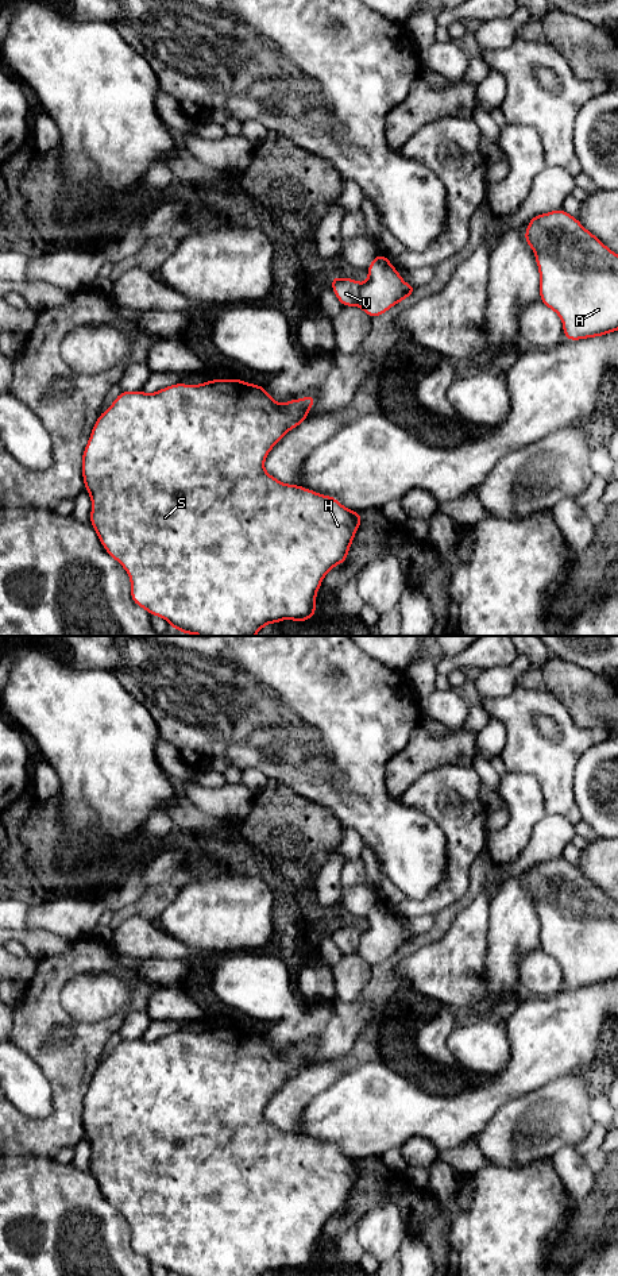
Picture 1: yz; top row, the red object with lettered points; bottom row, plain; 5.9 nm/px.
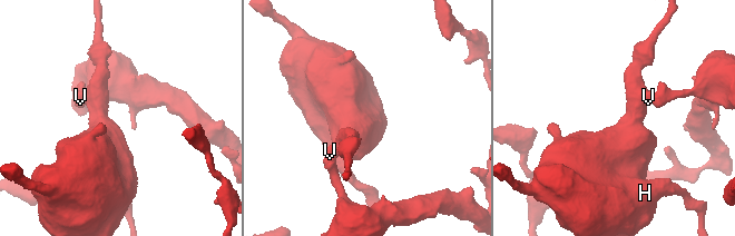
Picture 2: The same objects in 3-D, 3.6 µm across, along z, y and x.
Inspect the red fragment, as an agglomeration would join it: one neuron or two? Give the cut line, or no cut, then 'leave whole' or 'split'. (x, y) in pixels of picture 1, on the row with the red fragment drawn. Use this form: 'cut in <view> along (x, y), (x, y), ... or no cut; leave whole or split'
cut in yz along (362, 284), (356, 304); split

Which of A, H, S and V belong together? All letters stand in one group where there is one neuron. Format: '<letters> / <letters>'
A / H S V

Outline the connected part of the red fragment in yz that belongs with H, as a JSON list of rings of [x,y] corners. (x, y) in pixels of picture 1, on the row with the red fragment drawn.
[[[213,378],[200,385],[178,382],[152,394],[143,390],[121,390],[112,405],[100,413],[82,452],[82,478],[92,500],[90,525],[105,551],[128,573],[131,600],[139,608],[151,616],[165,618],[171,628],[185,635],[201,636],[255,636],[267,624],[278,624],[286,618],[300,624],[316,616],[316,593],[331,568],[347,563],[348,550],[362,524],[362,513],[349,510],[332,496],[318,494],[300,485],[282,483],[263,467],[269,452],[283,435],[309,420],[306,415],[314,402],[316,397],[309,394],[278,404],[263,386],[256,383],[243,382],[239,378],[228,381]]]

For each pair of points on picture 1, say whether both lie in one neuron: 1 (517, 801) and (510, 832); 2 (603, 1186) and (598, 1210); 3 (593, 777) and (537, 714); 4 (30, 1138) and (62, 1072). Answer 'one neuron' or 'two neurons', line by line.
1: one neuron
2: one neuron
3: two neurons
4: one neuron

